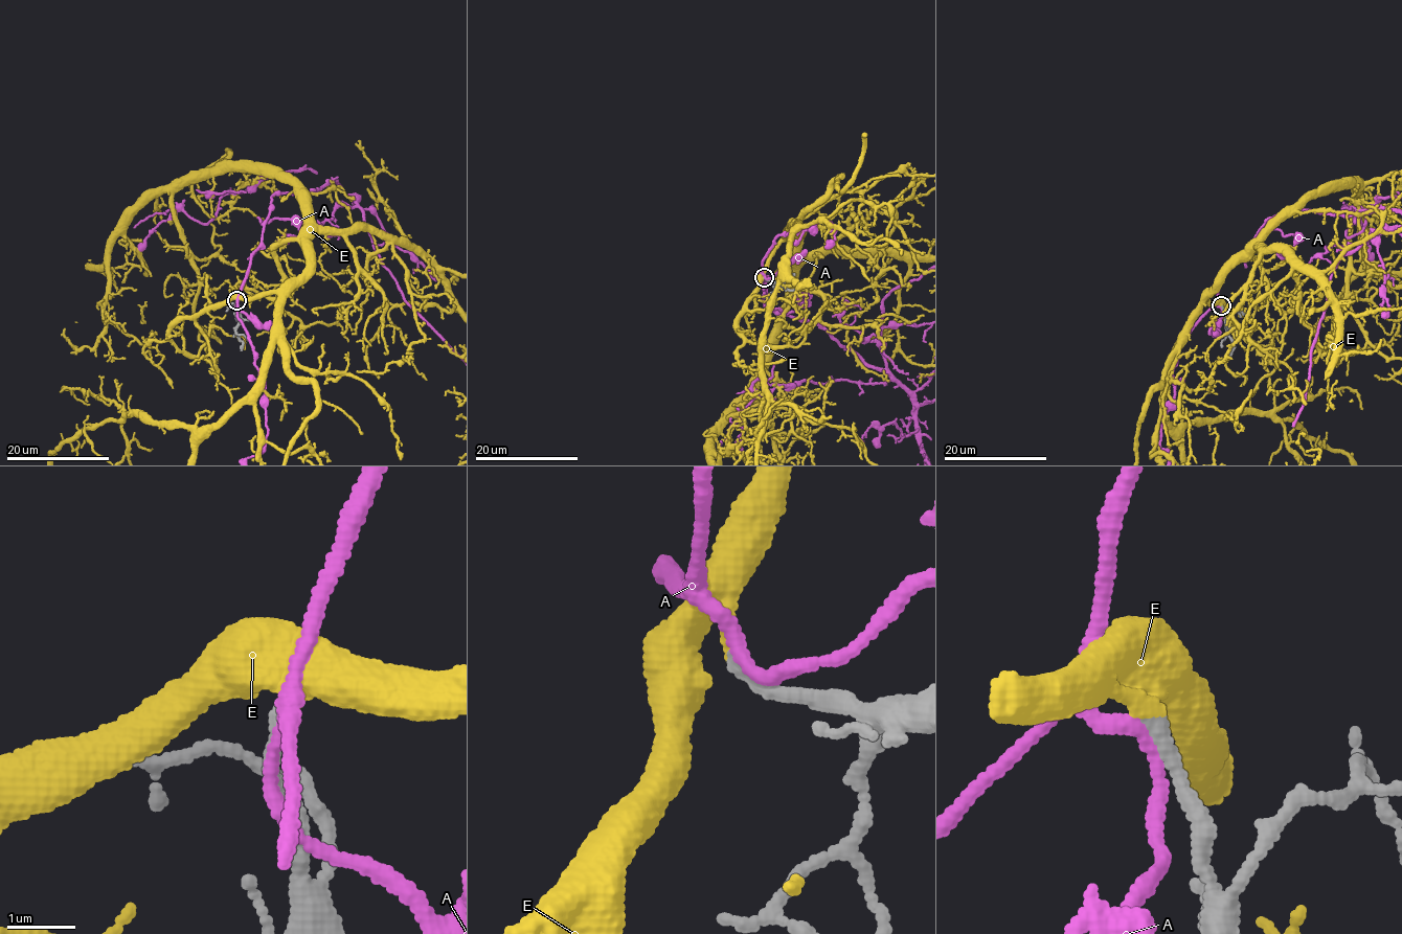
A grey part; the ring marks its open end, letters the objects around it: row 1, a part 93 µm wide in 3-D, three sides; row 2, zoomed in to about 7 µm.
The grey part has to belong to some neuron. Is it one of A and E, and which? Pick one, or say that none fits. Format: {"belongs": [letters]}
{"belongs": ["E"]}

